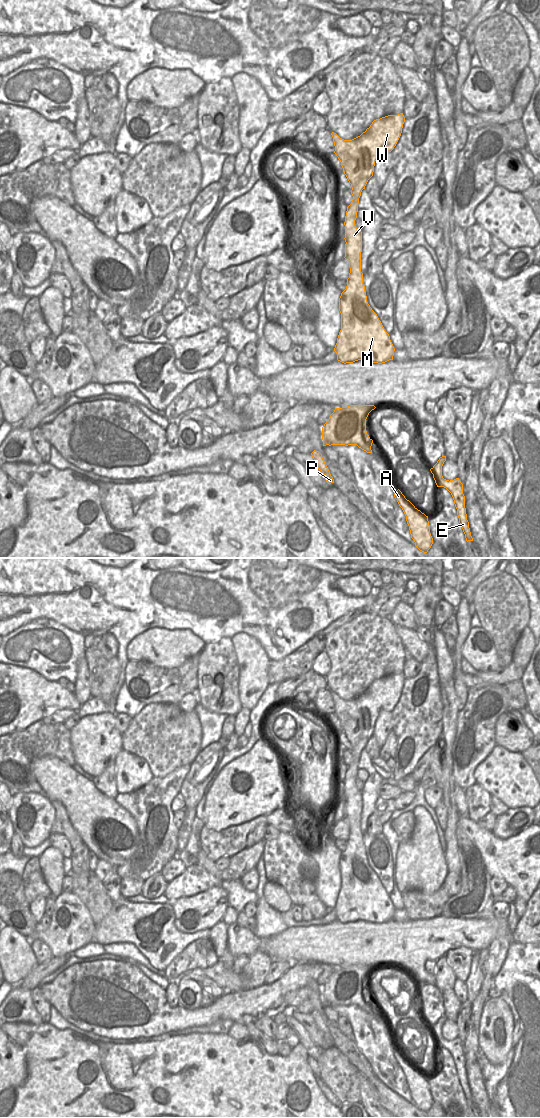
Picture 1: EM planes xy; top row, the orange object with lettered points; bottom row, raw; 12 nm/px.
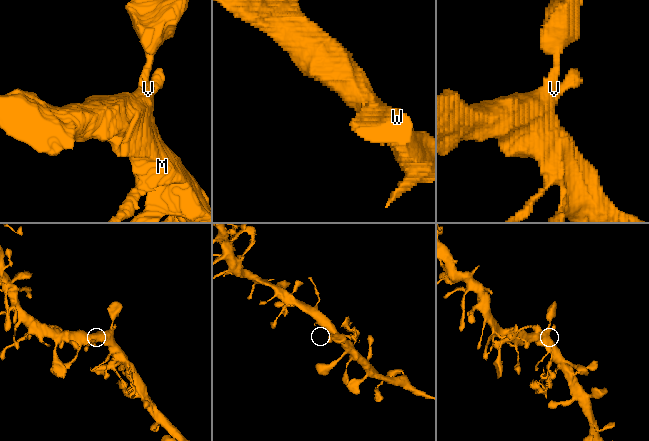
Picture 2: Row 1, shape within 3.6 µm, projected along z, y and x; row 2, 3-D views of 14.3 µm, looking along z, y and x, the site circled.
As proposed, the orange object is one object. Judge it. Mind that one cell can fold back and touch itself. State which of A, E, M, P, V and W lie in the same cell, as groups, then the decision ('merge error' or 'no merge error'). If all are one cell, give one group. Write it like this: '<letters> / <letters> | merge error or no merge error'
A E M P V W | no merge error

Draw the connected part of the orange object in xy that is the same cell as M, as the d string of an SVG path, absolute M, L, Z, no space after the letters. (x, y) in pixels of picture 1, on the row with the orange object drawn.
M403 113L388 115L372 122L360 136L352 140L344 140L332 132L335 146L334 153L341 162L344 174L351 184L353 200L347 207L345 216L345 259L349 262L349 278L346 289L339 298L339 311L341 313L341 330L339 332L334 351L337 360L346 364L358 360L370 363L382 364L393 360L395 348L390 340L389 334L385 331L377 314L367 302L365 286L363 284L363 273L361 272L362 232L355 226L357 218L358 203L361 192L365 189L368 180L373 176L375 161L382 151L391 152L396 146L401 133L405 117Z

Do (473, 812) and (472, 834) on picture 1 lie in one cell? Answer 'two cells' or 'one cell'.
two cells

